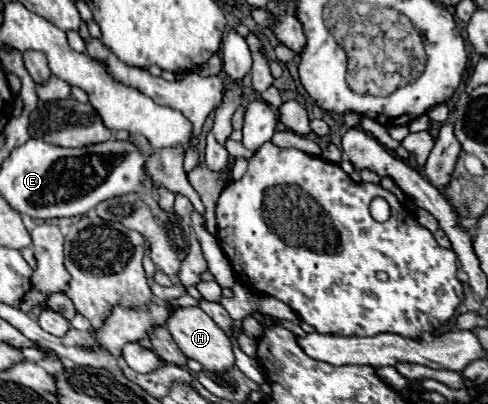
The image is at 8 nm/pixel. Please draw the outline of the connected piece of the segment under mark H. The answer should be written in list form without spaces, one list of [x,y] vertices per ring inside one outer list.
[[[179,307],[173,311],[173,317],[167,321],[167,329],[179,349],[189,357],[199,361],[207,371],[227,371],[233,367],[233,347],[227,333],[199,307]]]

